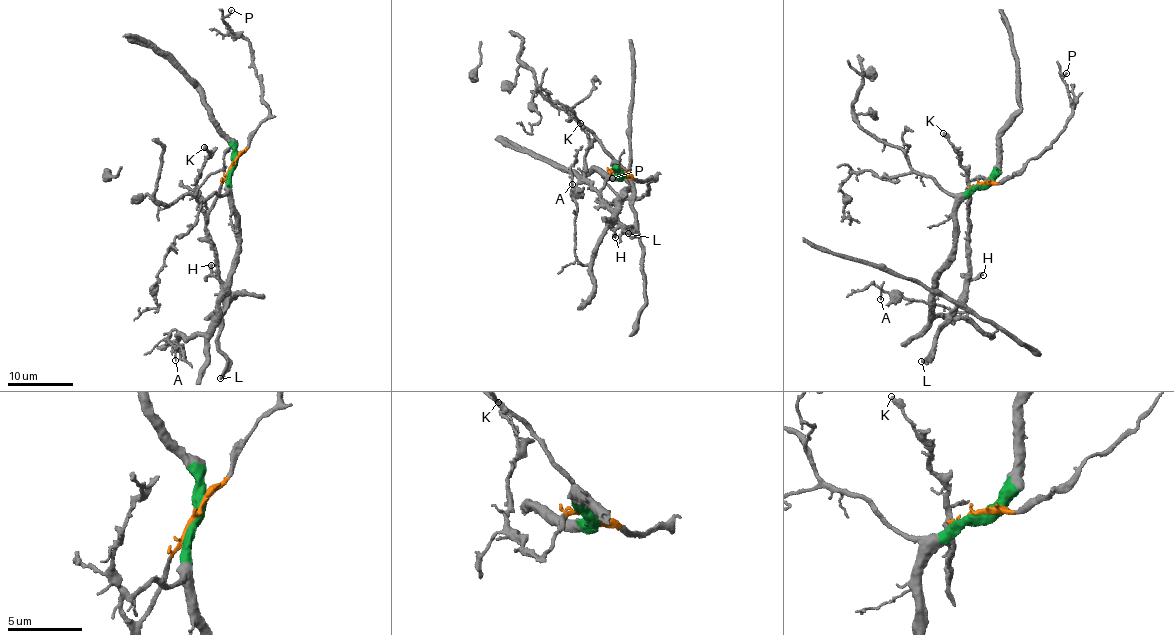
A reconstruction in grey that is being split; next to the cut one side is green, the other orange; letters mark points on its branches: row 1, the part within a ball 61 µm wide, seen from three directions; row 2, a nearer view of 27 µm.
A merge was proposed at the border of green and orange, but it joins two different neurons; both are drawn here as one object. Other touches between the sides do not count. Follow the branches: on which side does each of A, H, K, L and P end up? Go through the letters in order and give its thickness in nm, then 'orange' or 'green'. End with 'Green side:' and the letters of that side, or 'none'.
A: 120 nm | green
H: 280 nm | orange
K: 320 nm | orange
L: 360 nm | orange
P: 120 nm | orange
Green side: A

